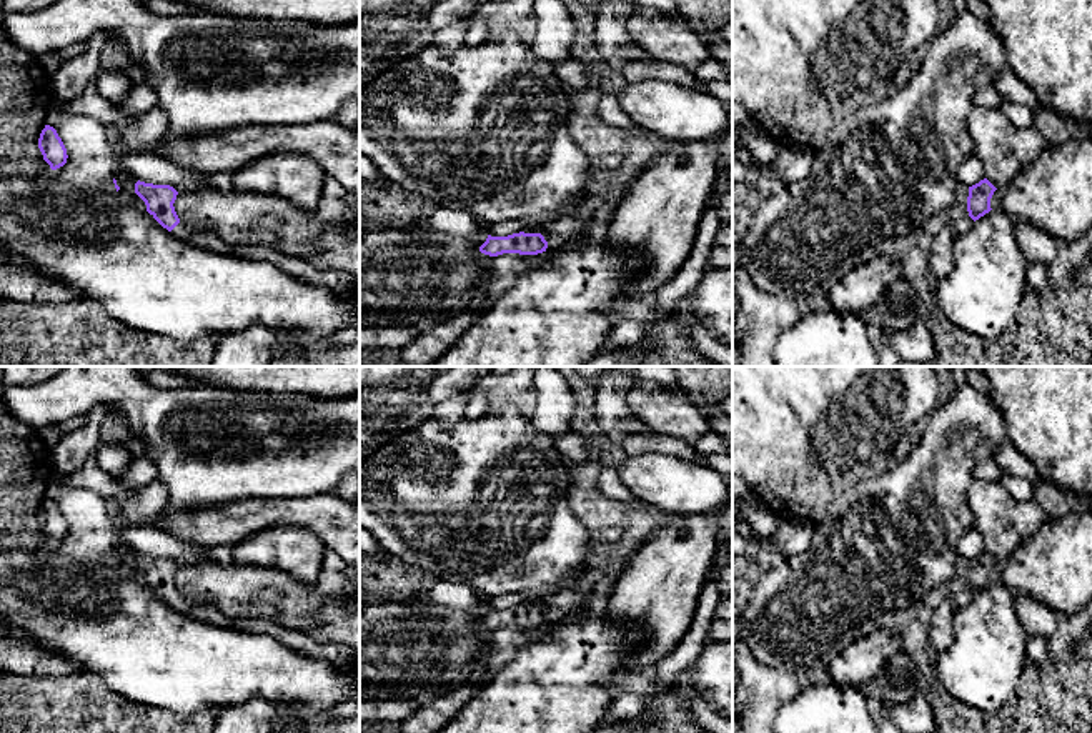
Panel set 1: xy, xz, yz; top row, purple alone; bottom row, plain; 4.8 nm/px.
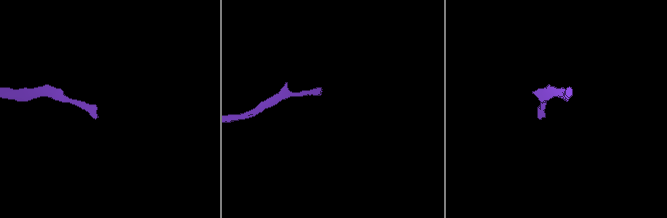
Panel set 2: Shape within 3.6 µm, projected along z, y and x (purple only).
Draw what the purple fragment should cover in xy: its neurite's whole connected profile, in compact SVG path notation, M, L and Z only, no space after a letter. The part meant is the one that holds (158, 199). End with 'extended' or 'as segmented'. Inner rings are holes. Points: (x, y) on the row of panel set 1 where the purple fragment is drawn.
M138 180L135 183L135 193L145 202L146 212L173 237L215 252L230 252L231 245L223 242L216 233L191 230L180 222L173 207L178 192L173 187Z; extended

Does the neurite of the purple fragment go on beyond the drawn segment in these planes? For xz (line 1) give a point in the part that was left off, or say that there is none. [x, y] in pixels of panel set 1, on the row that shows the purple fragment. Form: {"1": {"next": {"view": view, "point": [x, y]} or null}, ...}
{"1": {"next": null}}

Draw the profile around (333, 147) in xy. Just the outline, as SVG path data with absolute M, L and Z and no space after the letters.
M153 108L120 127L120 135L128 153L155 153L208 175L233 173L275 152L300 153L320 163L346 192L360 195L360 133L335 122L245 125L228 132L173 135L166 115Z

